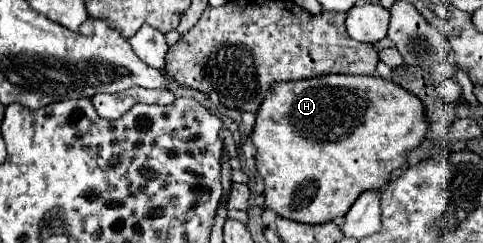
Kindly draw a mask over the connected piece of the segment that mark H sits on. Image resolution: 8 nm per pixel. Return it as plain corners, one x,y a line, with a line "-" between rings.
326,75
276,83
272,97
258,109
252,143
258,149
258,173
264,177
264,207
300,223
338,221
364,191
380,191
392,173
406,165
408,153
426,137
424,103
390,79
372,75

